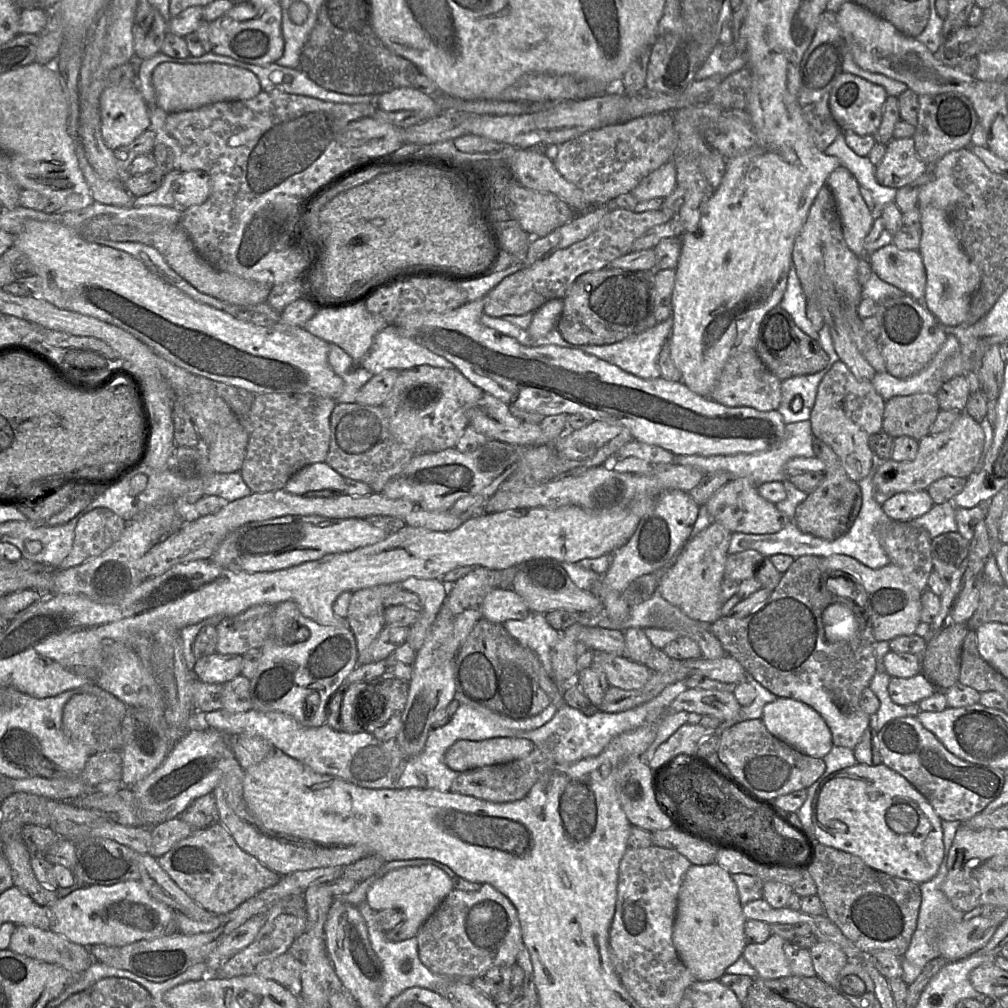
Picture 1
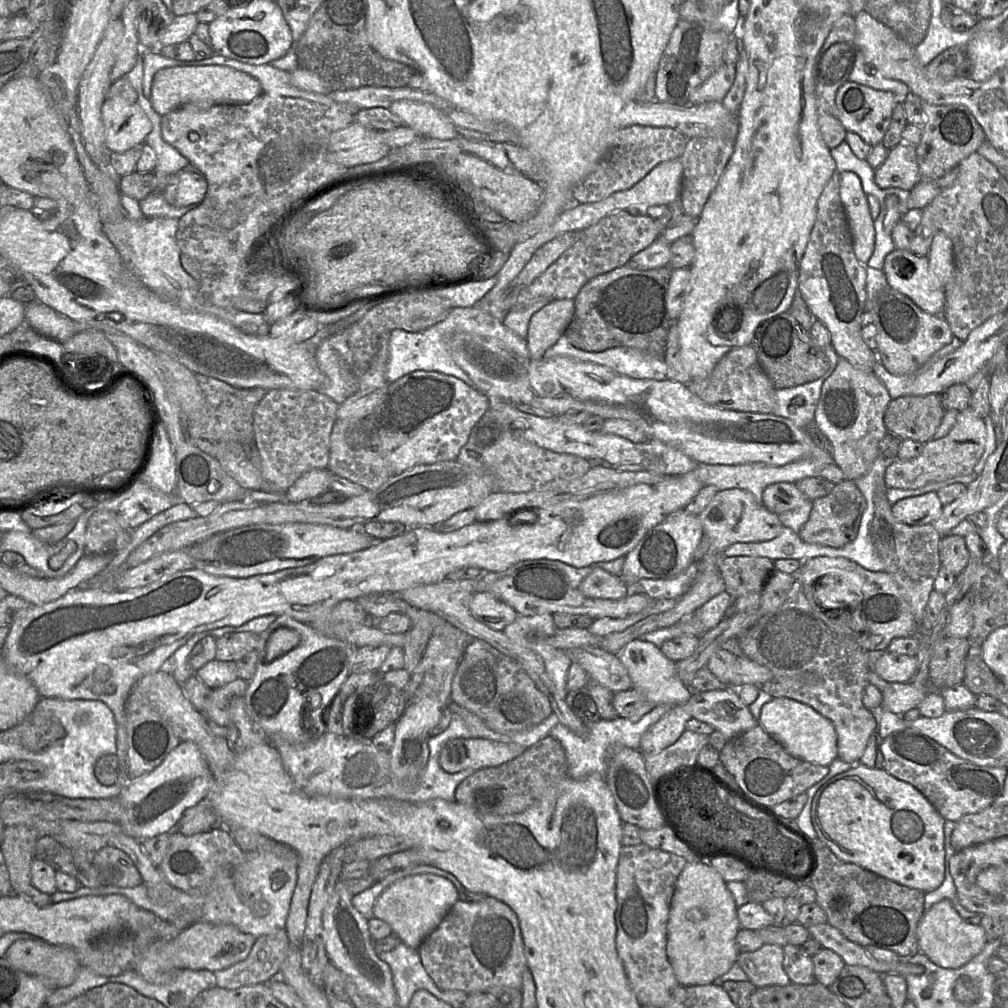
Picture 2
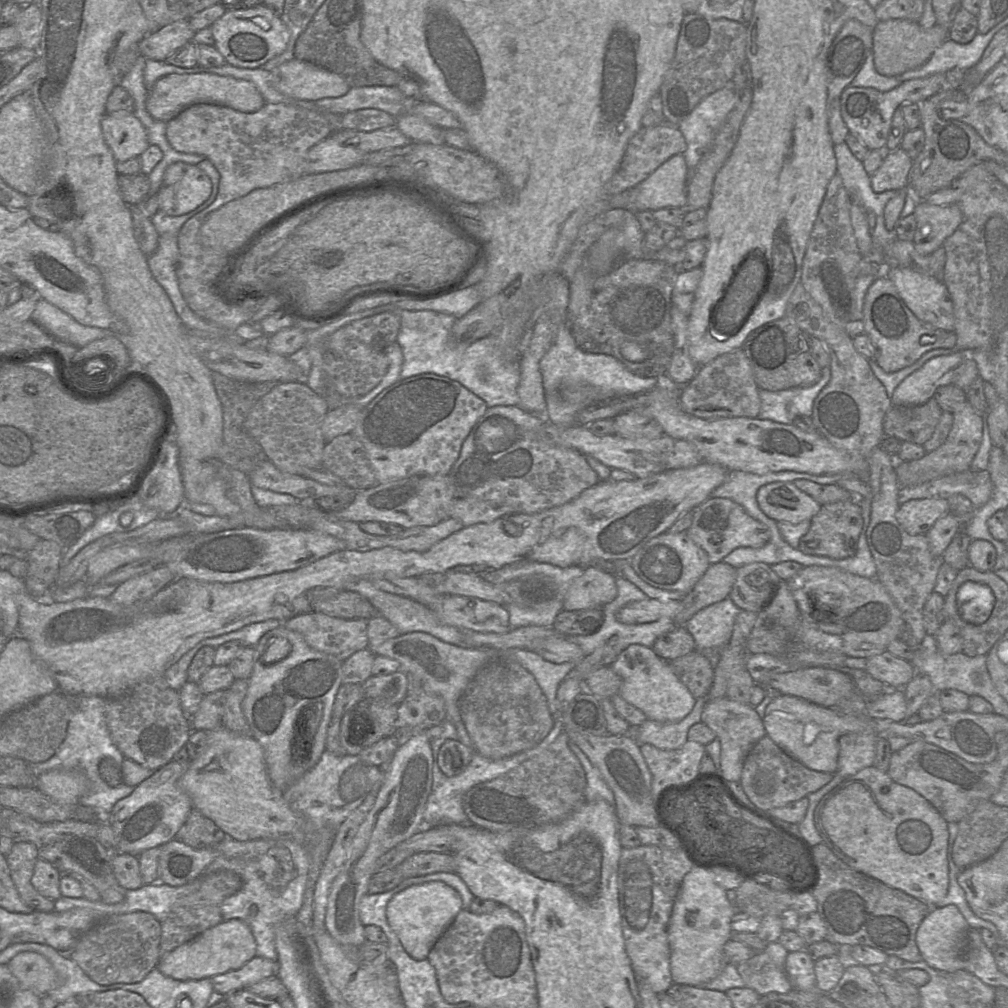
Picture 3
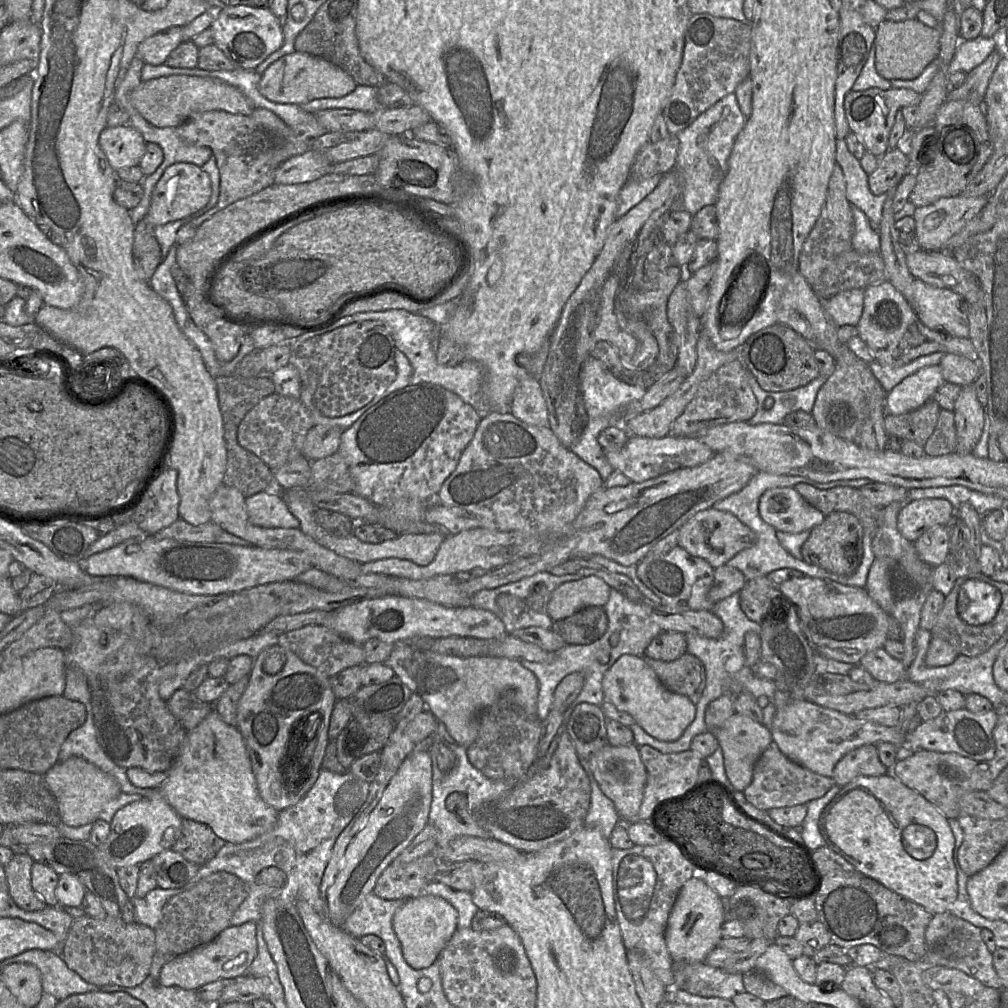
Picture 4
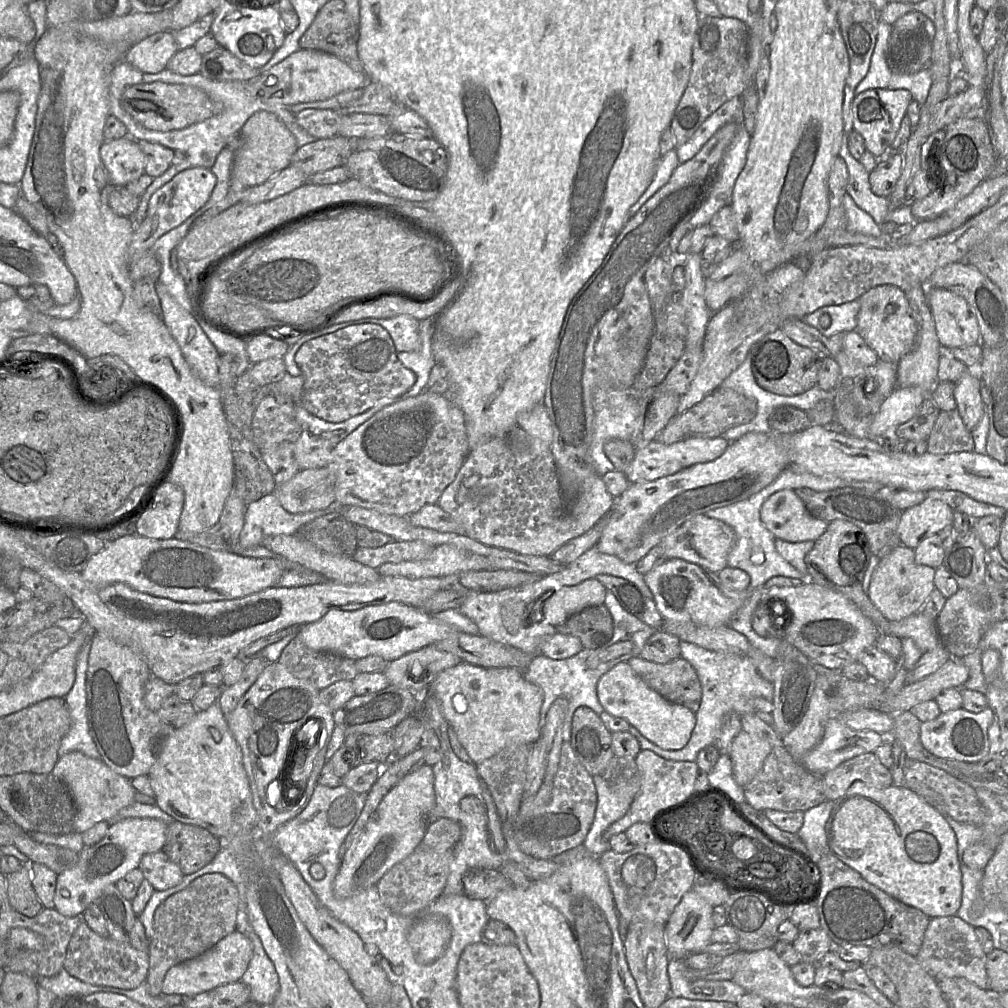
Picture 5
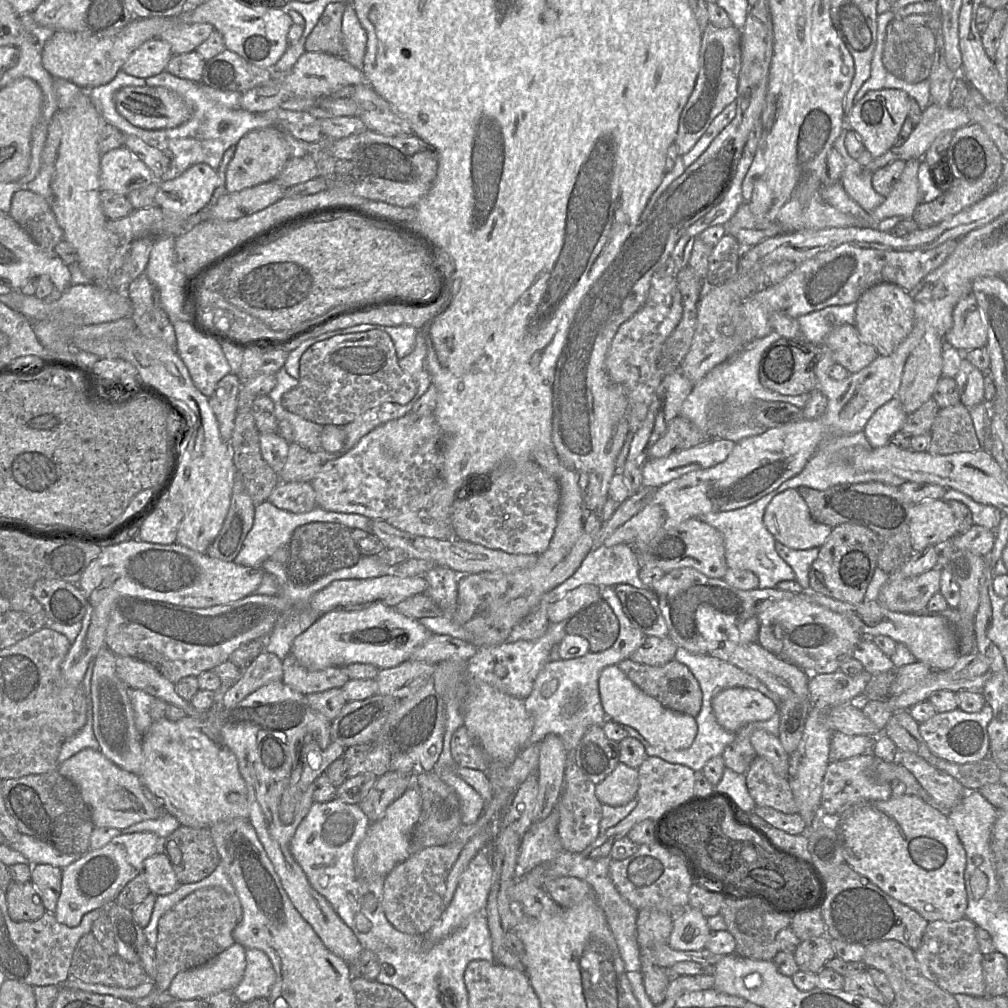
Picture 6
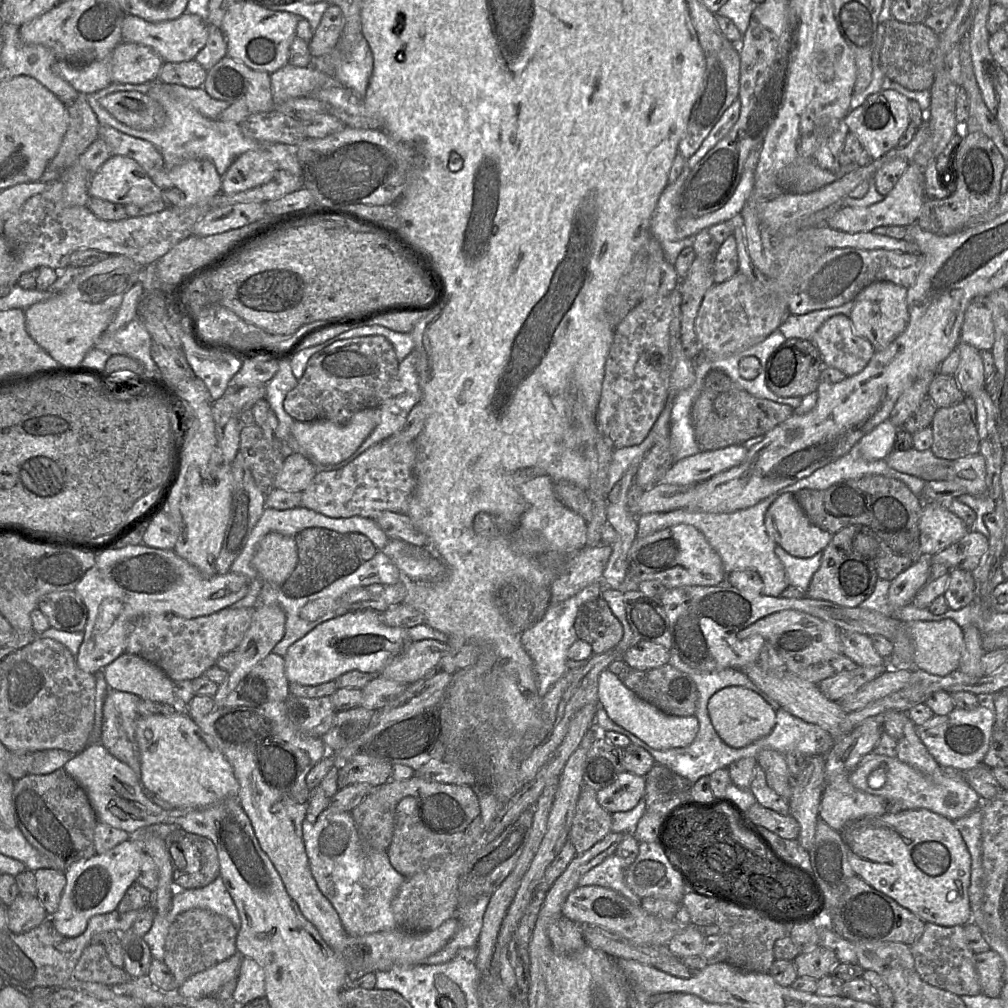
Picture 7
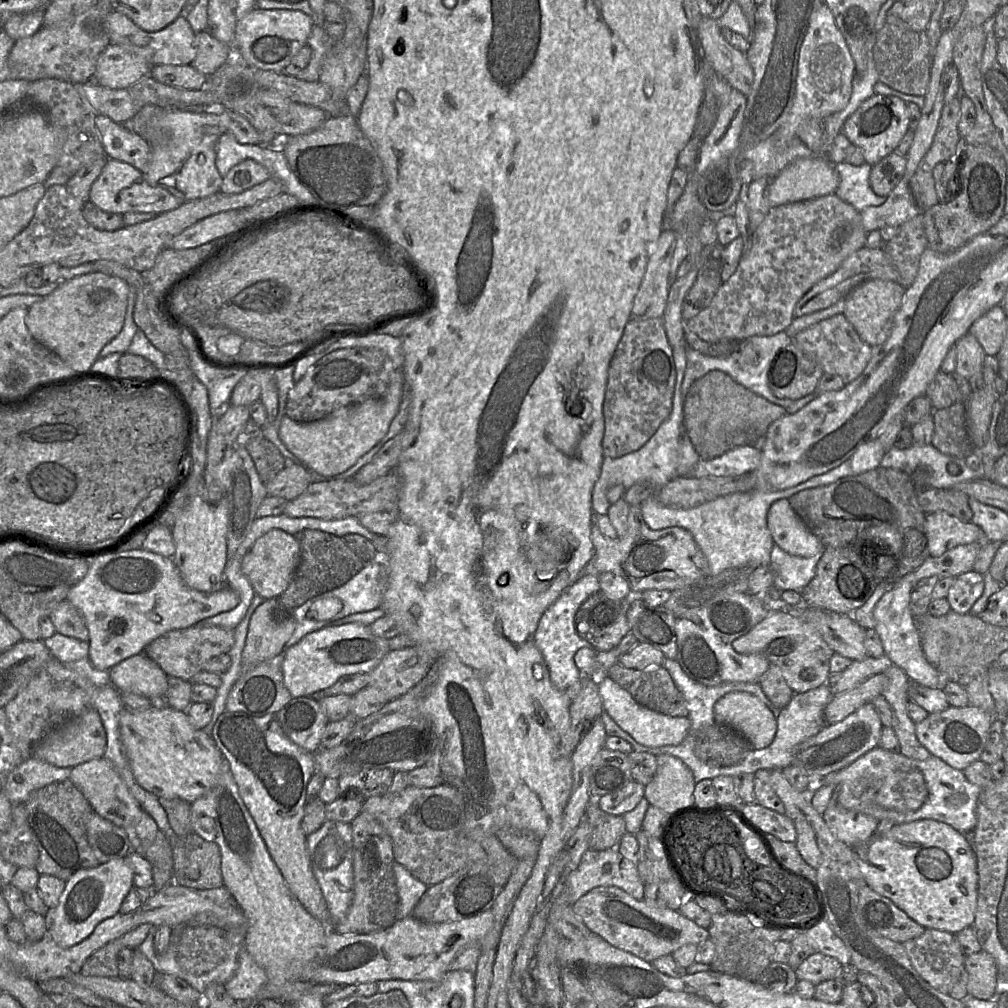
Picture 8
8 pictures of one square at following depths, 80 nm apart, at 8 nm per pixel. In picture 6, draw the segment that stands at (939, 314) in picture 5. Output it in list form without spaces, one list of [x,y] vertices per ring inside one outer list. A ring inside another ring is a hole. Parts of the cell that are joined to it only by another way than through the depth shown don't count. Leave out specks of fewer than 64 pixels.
[[[975,296],[962,298],[953,310],[953,324],[944,337],[946,346],[962,352],[985,347],[987,331]]]

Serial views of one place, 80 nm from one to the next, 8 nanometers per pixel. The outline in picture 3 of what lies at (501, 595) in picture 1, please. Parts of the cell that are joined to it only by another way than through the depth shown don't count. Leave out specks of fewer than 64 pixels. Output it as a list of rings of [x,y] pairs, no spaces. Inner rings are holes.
[[[361,579],[345,587],[345,592],[354,592],[368,599],[381,615],[389,620],[398,630],[399,634],[423,632],[442,642],[464,647],[464,634],[461,629],[468,629],[482,633],[504,634],[510,629],[509,613],[507,609],[495,602],[466,596],[443,596],[438,600],[438,607],[433,611],[424,605],[409,598],[386,593],[376,589],[368,579]]]

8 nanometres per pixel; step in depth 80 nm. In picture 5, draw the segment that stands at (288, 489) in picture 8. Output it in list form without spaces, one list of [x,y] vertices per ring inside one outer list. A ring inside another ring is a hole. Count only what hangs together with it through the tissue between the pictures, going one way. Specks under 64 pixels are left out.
[[[308,431],[294,443],[294,456],[300,470],[325,467],[331,462],[330,444]]]

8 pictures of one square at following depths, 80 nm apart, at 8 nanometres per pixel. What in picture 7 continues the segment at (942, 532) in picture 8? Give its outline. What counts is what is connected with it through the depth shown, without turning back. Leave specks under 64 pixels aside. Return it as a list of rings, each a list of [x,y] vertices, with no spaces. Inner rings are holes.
[[[924,502],[919,523],[920,549],[933,555],[963,538],[970,529],[955,514],[934,502]]]

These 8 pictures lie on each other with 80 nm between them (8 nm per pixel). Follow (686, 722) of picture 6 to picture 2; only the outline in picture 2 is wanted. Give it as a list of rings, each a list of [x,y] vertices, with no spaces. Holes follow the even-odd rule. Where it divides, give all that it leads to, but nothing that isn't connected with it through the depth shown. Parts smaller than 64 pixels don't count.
[[[635,638],[628,642],[617,654],[632,680],[633,687],[649,702],[656,705],[684,705],[692,693],[676,673],[674,661],[665,657],[654,644]]]

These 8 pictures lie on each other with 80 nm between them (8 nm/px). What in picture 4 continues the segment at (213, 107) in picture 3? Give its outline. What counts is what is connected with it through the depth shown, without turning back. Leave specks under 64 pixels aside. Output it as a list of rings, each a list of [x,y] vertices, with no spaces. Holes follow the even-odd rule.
[[[222,110],[208,111],[191,117],[186,122],[178,126],[177,131],[182,139],[187,143],[210,148],[216,159],[220,173],[220,194],[218,202],[213,208],[210,208],[200,216],[192,219],[178,230],[176,235],[176,244],[180,245],[191,239],[195,235],[198,228],[218,211],[238,200],[247,198],[273,185],[276,170],[280,165],[276,168],[273,168],[270,165],[270,138],[249,115],[232,114]]]

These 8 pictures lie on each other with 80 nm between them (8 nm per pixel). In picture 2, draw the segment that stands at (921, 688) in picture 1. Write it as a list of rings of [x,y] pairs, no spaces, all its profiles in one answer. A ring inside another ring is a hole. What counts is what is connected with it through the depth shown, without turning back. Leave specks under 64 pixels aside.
[[[910,682],[888,683],[882,692],[881,707],[897,715],[903,715],[910,709],[917,708],[928,690],[919,689]]]

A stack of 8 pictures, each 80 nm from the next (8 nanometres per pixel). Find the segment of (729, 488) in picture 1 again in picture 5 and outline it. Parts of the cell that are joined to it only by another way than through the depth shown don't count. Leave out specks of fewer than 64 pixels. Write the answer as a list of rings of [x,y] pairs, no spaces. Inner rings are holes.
[[[699,514],[667,535],[658,545],[663,549],[665,560],[680,558],[718,573],[728,566],[728,555],[735,543],[736,534],[731,526],[707,514]]]

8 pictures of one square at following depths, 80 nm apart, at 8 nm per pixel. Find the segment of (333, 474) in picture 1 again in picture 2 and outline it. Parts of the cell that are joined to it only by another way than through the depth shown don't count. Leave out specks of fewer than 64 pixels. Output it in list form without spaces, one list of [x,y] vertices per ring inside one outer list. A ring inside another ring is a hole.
[[[328,468],[310,470],[285,491],[285,496],[290,502],[311,500],[329,490],[332,475]]]

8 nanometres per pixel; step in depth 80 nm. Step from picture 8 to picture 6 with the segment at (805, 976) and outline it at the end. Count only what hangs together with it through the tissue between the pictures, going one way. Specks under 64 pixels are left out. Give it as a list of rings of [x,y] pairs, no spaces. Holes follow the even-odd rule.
[[[827,935],[801,941],[794,953],[800,970],[815,974],[819,973],[826,963],[835,956]]]

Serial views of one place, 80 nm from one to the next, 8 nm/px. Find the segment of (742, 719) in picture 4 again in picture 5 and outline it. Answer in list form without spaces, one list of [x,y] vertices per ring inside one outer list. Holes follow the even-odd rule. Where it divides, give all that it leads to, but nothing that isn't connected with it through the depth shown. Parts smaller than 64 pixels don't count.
[[[741,730],[734,738],[729,757],[733,776],[743,788],[749,784],[761,769],[772,746],[765,740]]]

